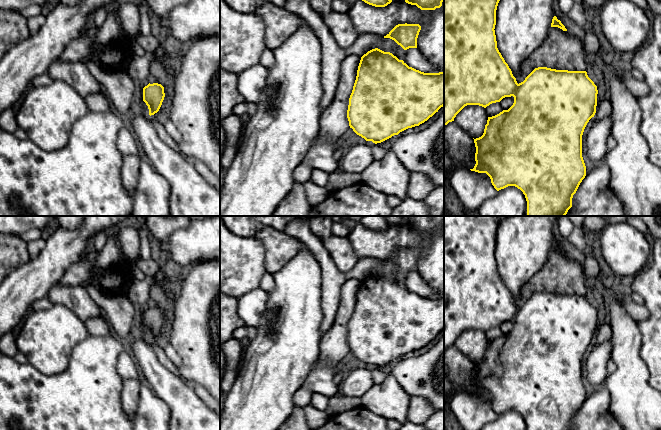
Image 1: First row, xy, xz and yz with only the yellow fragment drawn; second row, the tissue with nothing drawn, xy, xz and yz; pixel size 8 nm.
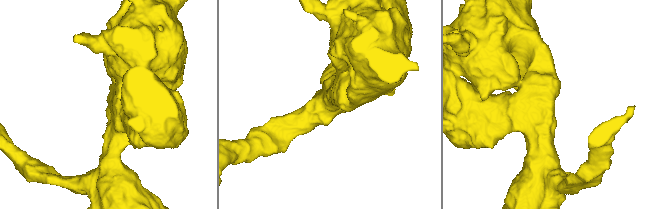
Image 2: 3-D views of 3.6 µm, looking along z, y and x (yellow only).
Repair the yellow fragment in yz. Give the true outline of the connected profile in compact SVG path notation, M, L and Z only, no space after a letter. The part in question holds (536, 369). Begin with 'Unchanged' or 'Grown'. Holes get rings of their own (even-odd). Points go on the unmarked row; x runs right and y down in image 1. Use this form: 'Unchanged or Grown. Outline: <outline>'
Unchanged. Outline: M444 216L444 350L454 345L456 339L467 329L479 329L484 332L500 326L505 321L514 321L514 327L508 334L488 341L484 357L474 363L476 388L471 395L486 397L494 412L499 415L508 410L515 410L525 419L527 430L572 430L572 422L586 400L586 390L582 381L582 359L589 344L594 341L597 330L597 310L588 301L586 295L556 294L547 291L535 292L523 306L517 307L511 293L497 272L495 259L496 234L502 220L495 216Z

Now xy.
Unchanged. Outline: M149 307L143 312L143 325L148 330L150 340L159 335L164 321L164 311L161 308Z

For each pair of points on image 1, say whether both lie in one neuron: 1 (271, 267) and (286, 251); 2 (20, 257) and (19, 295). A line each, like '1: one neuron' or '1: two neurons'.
1: one neuron
2: two neurons

